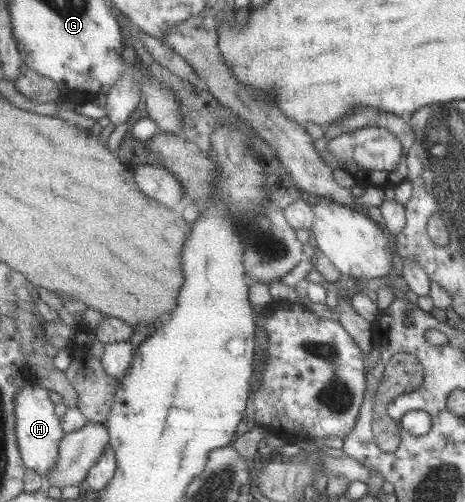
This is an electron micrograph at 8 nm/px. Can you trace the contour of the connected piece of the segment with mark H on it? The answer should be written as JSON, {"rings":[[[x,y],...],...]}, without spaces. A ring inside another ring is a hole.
{"rings":[[[33,379],[16,395],[16,430],[22,457],[25,465],[36,469],[44,480],[49,479],[50,471],[59,459],[60,441],[66,434],[61,417],[55,415],[55,403],[51,402],[49,390]]]}

